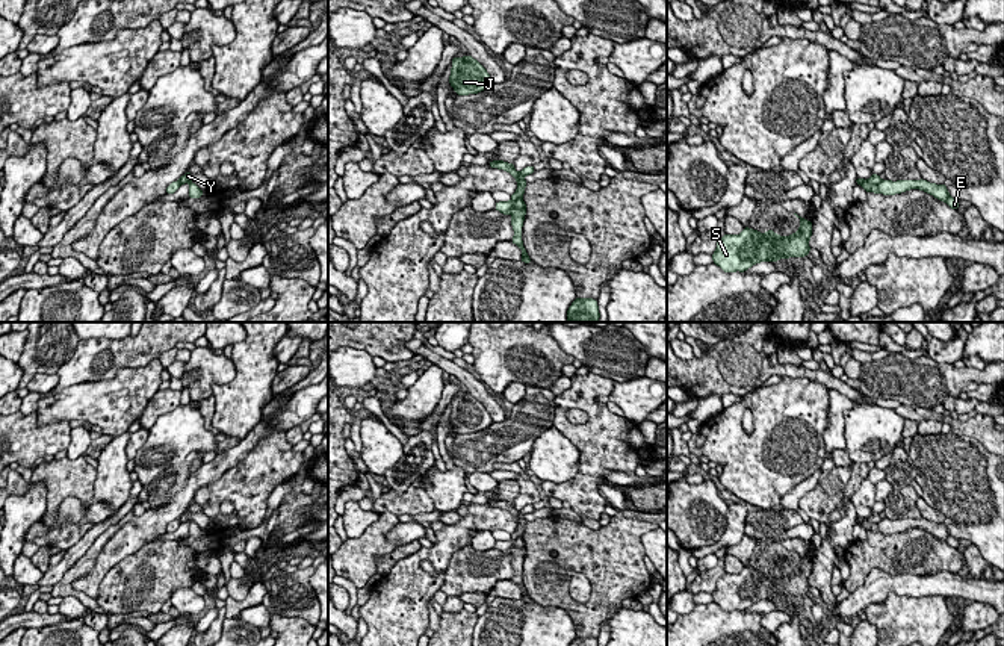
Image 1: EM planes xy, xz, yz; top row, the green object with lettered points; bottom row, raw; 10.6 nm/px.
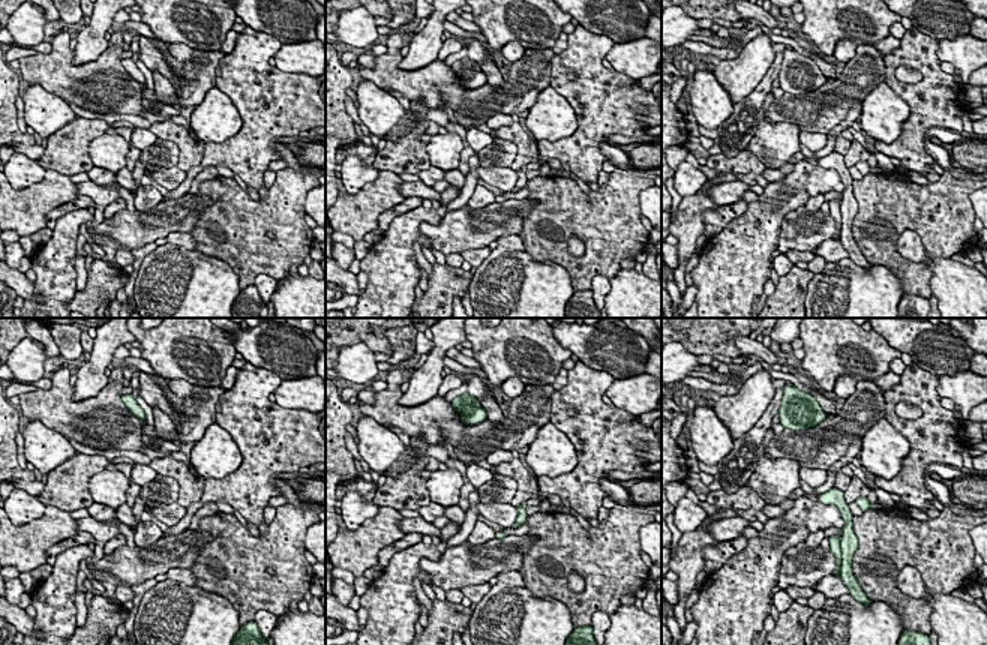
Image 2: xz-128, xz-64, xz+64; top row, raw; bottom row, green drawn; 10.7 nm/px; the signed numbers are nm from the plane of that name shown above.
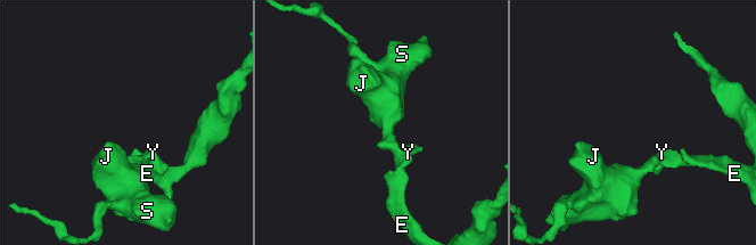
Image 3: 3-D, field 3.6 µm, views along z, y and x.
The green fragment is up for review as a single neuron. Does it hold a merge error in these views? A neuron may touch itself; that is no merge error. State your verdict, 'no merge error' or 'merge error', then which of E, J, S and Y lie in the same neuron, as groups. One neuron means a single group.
merge error; groups E Y / J S

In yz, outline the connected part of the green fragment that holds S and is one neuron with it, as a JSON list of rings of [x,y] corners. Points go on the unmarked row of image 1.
[[[794,554],[800,558],[800,567],[791,575],[779,575],[774,569],[759,572],[748,566],[744,566],[738,575],[724,573],[712,593],[714,602],[724,611],[744,611],[759,601],[774,602],[783,596],[807,596],[813,560]]]

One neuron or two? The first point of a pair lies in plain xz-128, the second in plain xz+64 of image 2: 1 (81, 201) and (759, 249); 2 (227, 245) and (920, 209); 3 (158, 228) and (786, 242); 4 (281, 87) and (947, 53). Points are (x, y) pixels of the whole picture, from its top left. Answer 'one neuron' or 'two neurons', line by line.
1: two neurons
2: one neuron
3: one neuron
4: two neurons

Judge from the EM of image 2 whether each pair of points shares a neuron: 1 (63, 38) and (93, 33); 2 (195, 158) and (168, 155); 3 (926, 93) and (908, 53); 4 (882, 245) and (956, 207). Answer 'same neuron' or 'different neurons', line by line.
1: different neurons
2: different neurons
3: same neuron
4: same neuron

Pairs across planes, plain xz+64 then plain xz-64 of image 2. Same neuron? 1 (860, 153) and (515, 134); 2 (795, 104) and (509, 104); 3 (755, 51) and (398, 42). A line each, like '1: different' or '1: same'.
1: same
2: same
3: different

